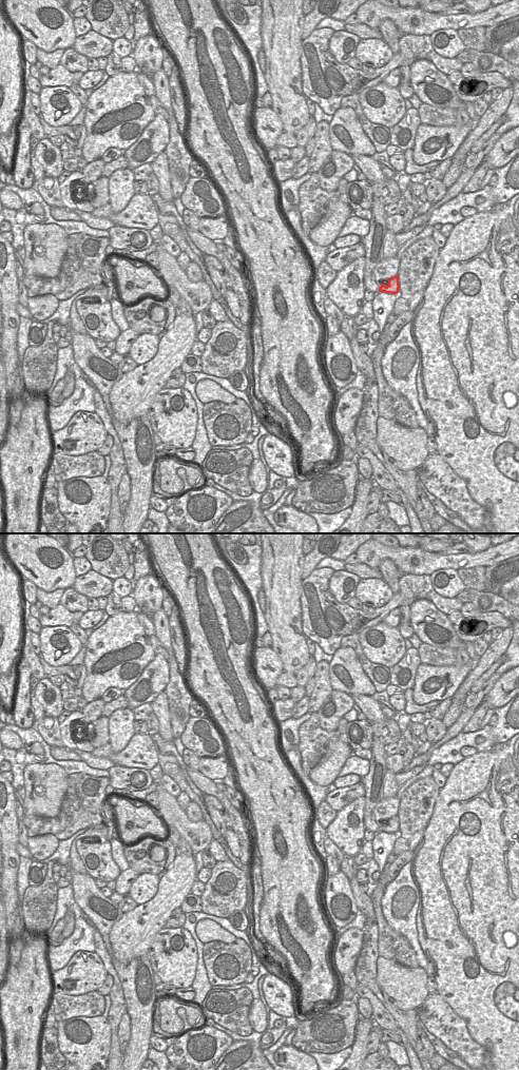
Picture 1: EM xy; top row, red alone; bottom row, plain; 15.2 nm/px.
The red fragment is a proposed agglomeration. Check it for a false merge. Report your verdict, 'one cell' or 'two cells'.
one cell

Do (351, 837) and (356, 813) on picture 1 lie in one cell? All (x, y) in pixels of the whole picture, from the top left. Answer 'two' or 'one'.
one

